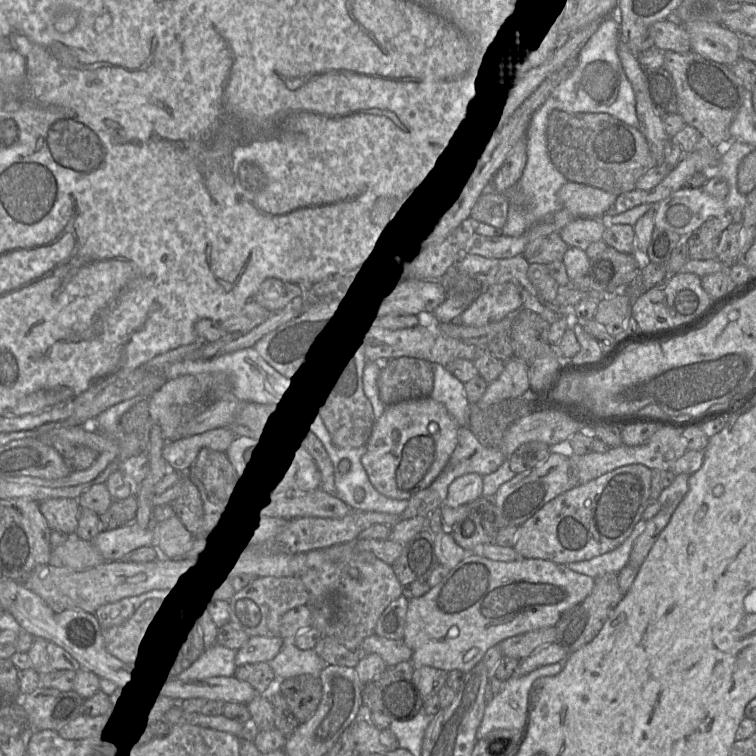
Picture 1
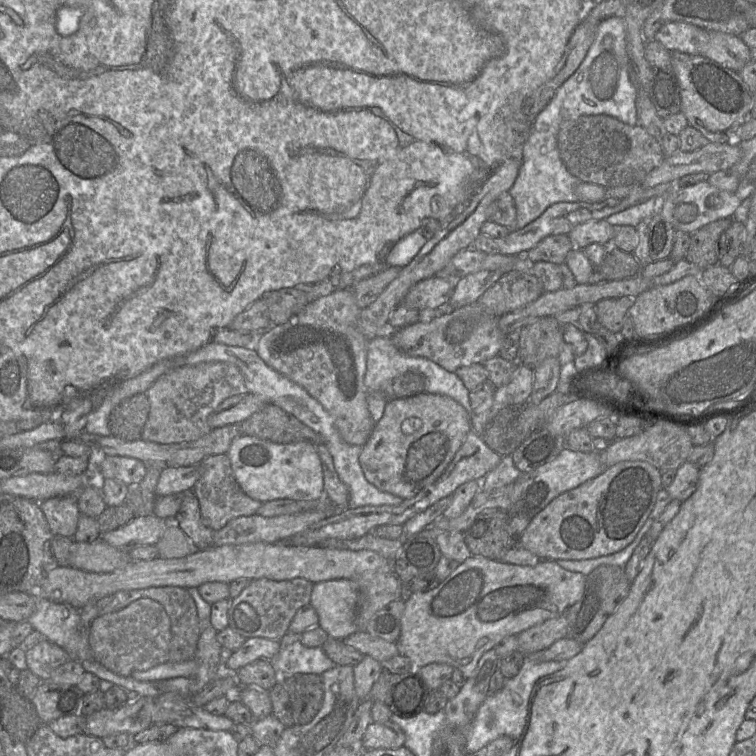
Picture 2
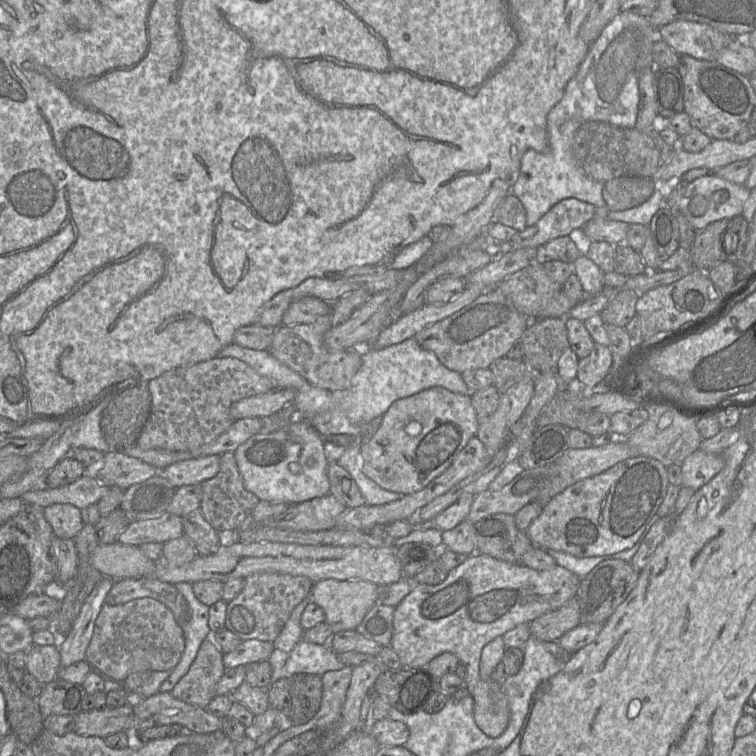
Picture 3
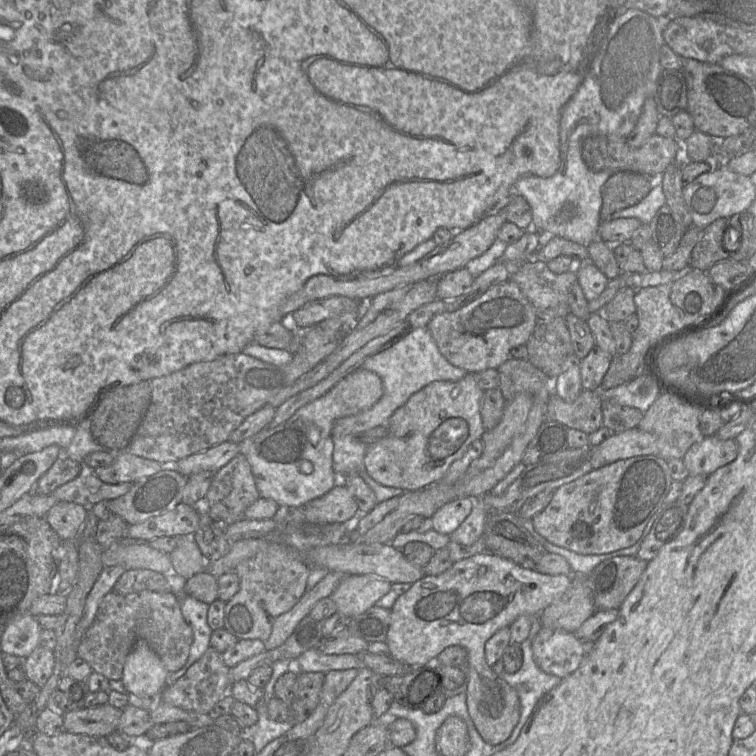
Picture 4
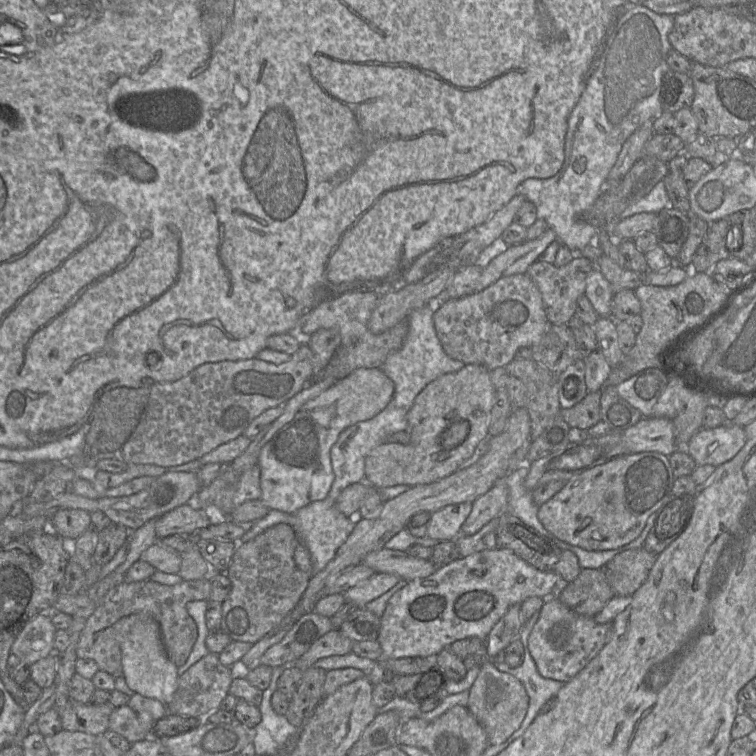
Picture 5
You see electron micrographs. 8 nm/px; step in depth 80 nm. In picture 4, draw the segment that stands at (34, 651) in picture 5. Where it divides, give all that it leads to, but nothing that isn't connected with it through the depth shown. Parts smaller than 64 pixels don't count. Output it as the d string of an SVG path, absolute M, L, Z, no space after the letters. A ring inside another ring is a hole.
M30 613L16 617L3 632L2 652L26 658L41 645L42 630L37 618Z

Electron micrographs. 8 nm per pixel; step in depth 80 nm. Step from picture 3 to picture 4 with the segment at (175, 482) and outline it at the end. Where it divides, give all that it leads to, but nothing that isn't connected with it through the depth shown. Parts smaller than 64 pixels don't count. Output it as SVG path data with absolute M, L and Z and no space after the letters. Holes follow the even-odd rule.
M226 441L181 459L173 465L176 471L189 477L206 470L217 472L238 454L240 454L240 445Z

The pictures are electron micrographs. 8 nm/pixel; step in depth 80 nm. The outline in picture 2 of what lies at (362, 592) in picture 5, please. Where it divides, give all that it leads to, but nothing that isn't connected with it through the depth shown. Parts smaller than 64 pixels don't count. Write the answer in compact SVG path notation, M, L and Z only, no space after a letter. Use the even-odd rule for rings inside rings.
M349 579L315 583L310 598L310 604L318 614L319 626L336 640L343 640L357 632L358 601L358 584Z

